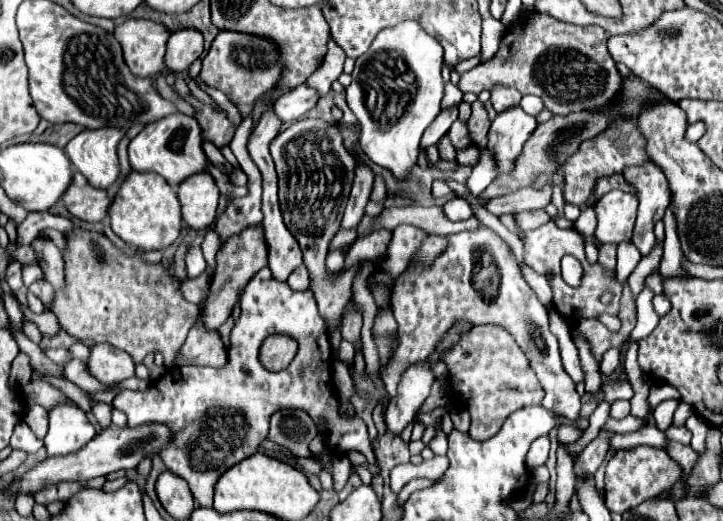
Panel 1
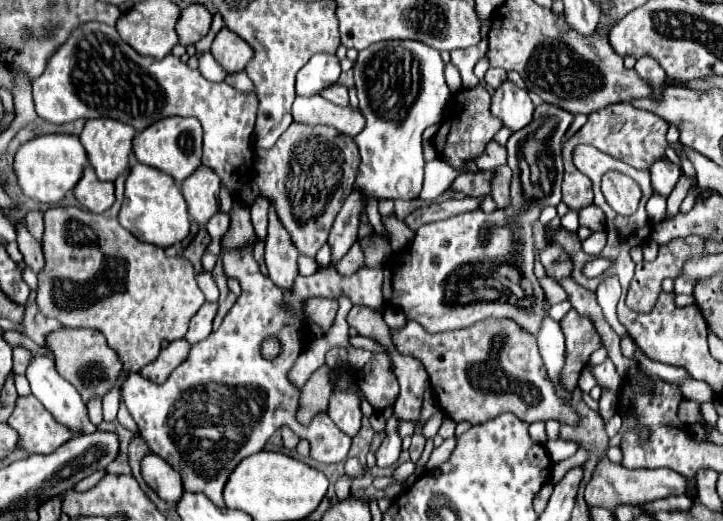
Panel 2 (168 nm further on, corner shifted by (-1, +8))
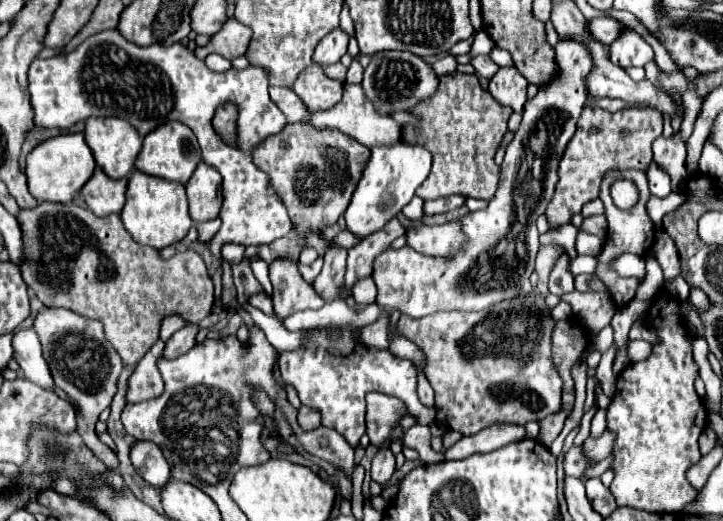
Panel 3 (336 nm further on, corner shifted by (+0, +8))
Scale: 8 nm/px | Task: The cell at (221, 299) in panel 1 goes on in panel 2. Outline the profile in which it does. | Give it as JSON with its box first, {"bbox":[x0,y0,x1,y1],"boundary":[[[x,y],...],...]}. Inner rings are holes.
{"bbox":[183,304,217,344],"boundary":[[[203,304],[201,310],[191,318],[189,322],[189,330],[183,336],[185,340],[189,340],[189,344],[197,344],[199,340],[205,340],[211,334],[211,322],[217,314],[217,304]]]}

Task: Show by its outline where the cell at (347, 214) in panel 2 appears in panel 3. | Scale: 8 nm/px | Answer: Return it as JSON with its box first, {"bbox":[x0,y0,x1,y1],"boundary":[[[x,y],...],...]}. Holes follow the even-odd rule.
{"bbox":[314,242,348,300],"boundary":[[[330,242],[324,254],[324,268],[314,280],[314,290],[326,300],[338,298],[338,284],[342,284],[342,276],[346,270],[346,254],[348,250],[336,242]]]}

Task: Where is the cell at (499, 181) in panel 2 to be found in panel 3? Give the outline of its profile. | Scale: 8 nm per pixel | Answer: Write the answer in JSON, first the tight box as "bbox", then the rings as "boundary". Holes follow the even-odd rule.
{"bbox":[402,74,510,200],"boundary":[[[454,74],[440,76],[442,84],[438,92],[426,100],[426,104],[418,104],[412,114],[420,120],[420,132],[410,128],[402,130],[406,140],[414,140],[414,144],[422,144],[432,154],[432,172],[418,188],[416,196],[424,200],[434,200],[450,194],[466,194],[472,198],[492,200],[498,190],[500,166],[494,164],[494,154],[500,146],[502,136],[506,134],[506,122],[510,118],[510,108],[500,106],[488,90],[480,86],[476,74]]]}

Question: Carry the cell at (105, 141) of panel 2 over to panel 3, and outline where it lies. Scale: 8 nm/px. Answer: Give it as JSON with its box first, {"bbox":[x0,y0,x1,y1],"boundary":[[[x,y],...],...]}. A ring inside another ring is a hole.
{"bbox":[84,118,142,180],"boundary":[[[88,118],[84,130],[98,168],[118,180],[126,178],[142,148],[142,138],[132,124],[118,118]]]}

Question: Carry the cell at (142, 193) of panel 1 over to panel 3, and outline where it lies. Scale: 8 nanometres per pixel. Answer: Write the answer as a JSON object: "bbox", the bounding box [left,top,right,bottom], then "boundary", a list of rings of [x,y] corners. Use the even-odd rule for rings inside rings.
{"bbox":[120,170,192,250],"boundary":[[[134,170],[128,180],[126,204],[120,212],[120,216],[122,216],[124,228],[130,232],[130,236],[138,244],[150,246],[156,250],[162,250],[170,244],[180,242],[192,226],[192,220],[188,216],[188,200],[186,200],[184,186],[164,180],[164,178],[144,174],[140,170]]]}

